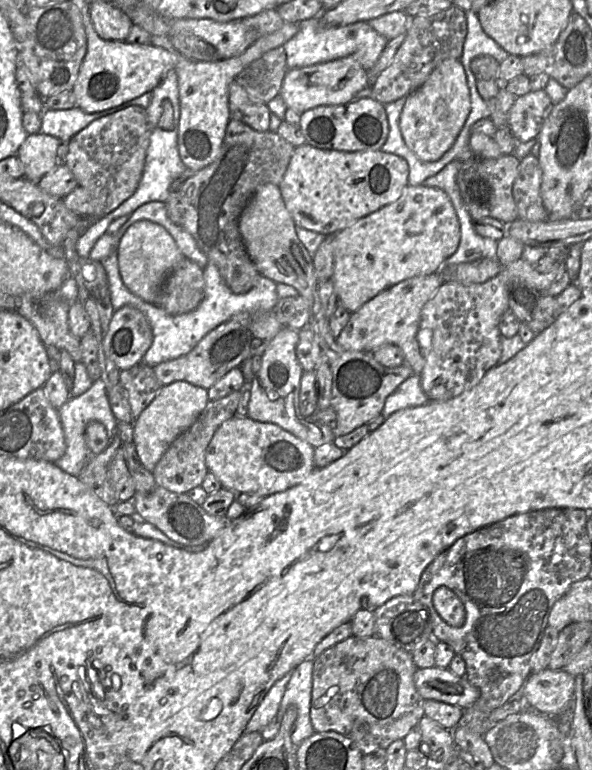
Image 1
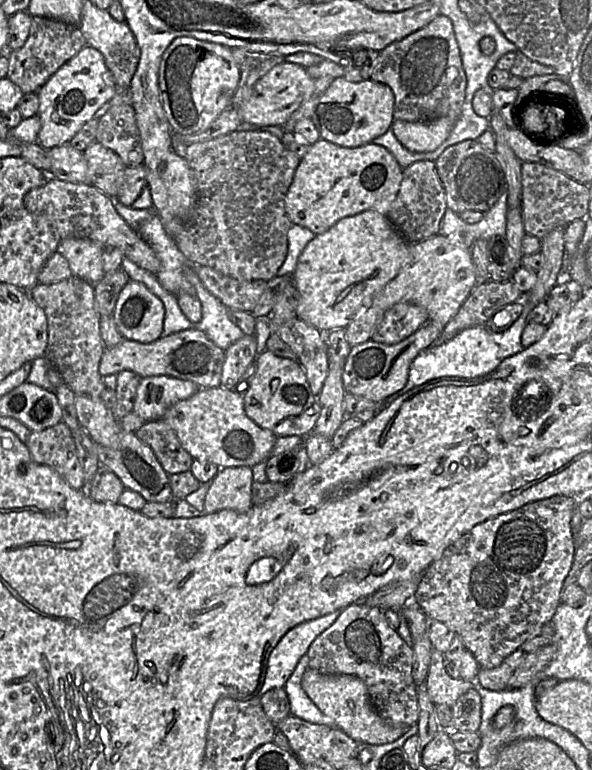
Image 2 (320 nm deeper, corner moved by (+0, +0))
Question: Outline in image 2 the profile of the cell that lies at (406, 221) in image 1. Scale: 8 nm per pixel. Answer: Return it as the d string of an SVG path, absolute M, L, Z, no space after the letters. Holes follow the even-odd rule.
M374 210L342 218L325 232L315 235L301 252L292 273L292 282L299 295L297 318L323 333L345 329L371 306L376 294L399 273L409 245L388 218Z

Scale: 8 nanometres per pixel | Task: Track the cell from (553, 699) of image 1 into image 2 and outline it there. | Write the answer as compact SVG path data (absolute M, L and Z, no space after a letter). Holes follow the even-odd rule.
M520 648L507 656L499 666L491 669L480 668L476 678L477 685L493 691L507 689L511 676L525 655Z

